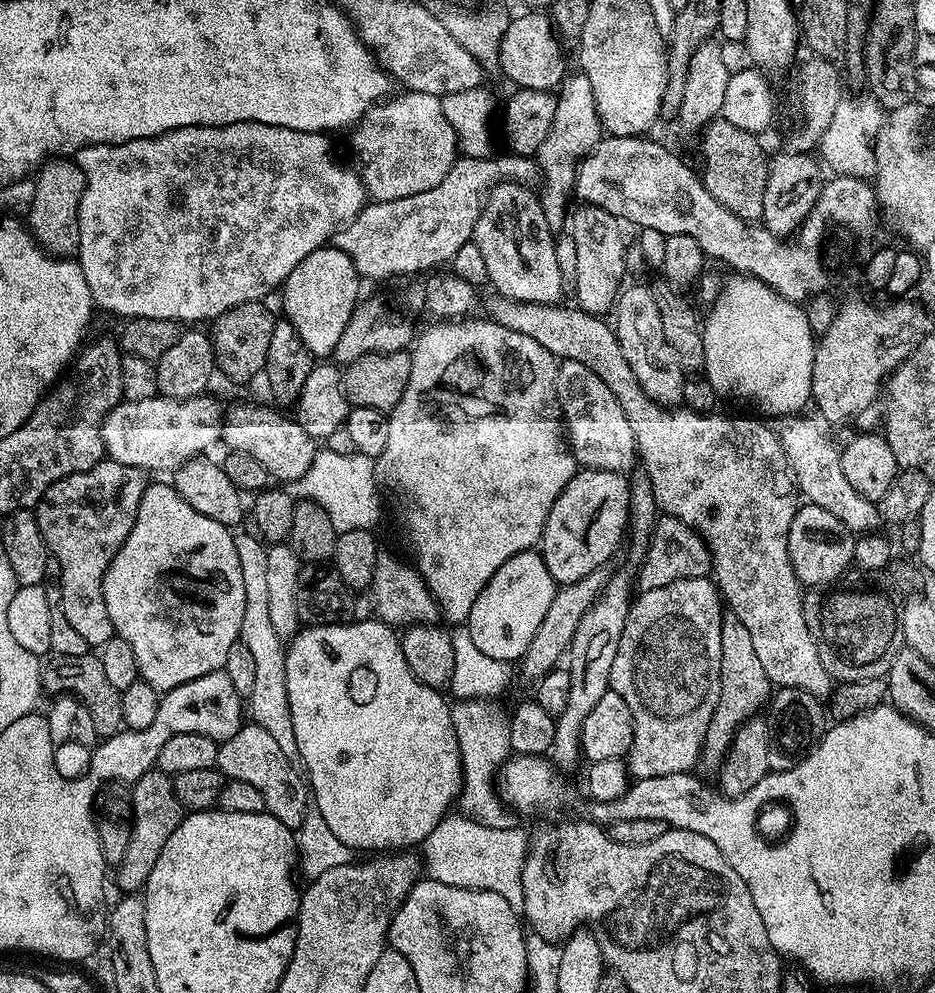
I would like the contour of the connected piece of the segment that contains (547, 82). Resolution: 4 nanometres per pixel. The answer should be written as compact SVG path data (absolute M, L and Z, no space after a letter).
M528 12L511 17L502 36L502 45L499 46L499 71L502 70L515 87L536 89L539 92L553 91L559 87L566 72L560 64L558 42L559 37L547 13Z

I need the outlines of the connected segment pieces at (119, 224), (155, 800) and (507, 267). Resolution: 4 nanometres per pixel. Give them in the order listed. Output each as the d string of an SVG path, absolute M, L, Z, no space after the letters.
M238 122L237 124L227 124L221 128L176 128L172 132L163 132L161 136L128 140L125 144L91 144L80 152L75 153L76 165L79 166L84 175L84 193L80 199L80 209L78 210L78 222L80 223L78 263L82 274L86 274L86 286L90 286L90 294L95 307L97 309L105 308L106 311L120 316L119 318L137 316L138 318L166 318L177 322L185 322L184 320L205 320L205 322L211 322L234 306L260 302L265 299L263 296L270 295L272 291L275 293L283 285L284 280L290 274L290 270L294 270L294 266L298 266L298 262L302 262L302 258L306 258L306 254L325 247L335 237L338 229L344 227L345 224L349 224L363 210L366 203L363 179L357 173L355 176L346 165L339 164L336 161L336 156L332 153L332 144L328 139L329 137L323 132L299 132L298 130L290 130L282 126L270 126L269 124L259 124L258 122Z
M153 770L135 777L130 793L132 801L132 833L130 846L126 846L126 858L115 869L116 884L124 894L136 894L143 889L150 878L150 870L154 870L154 862L158 862L158 854L162 854L162 846L166 846L170 834L178 830L186 813L184 807L172 789L172 777L166 772Z
M505 182L492 187L492 192L484 202L484 209L476 223L474 242L478 250L482 250L482 259L486 261L488 284L499 295L511 300L521 300L527 304L555 305L560 291L566 287L566 281L558 268L558 258L555 257L556 241L553 229L548 227L546 214L540 205L539 195L531 187L523 184Z

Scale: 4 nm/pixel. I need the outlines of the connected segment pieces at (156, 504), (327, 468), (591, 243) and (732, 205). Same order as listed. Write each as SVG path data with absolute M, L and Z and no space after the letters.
M149 483L148 489L142 494L142 502L138 506L138 518L118 554L114 554L110 566L107 568L106 578L103 580L103 596L106 598L106 606L110 613L111 624L118 636L125 638L134 649L134 656L138 660L138 668L141 679L144 679L160 693L166 693L174 686L184 685L186 682L200 678L203 674L221 671L229 657L230 650L240 640L242 630L242 616L245 613L245 587L242 580L241 563L238 560L238 551L235 550L235 538L233 533L222 522L214 522L214 518L206 518L206 514L198 514L190 502L176 493L171 483Z
M327 448L317 451L314 462L302 478L293 481L288 491L295 499L312 500L329 515L339 534L346 530L366 529L376 526L380 516L378 500L374 493L366 492L373 488L375 461L373 457L356 453L354 455L336 454Z
M582 206L571 215L568 233L574 240L576 249L576 273L573 285L576 286L577 307L592 315L605 315L613 309L625 279L626 239L622 236L622 224L616 216L591 206Z
M717 118L702 130L700 140L700 160L704 163L702 179L706 190L738 218L749 222L762 217L762 194L766 190L769 157L764 156L764 148L759 144L757 133L738 130L726 119Z

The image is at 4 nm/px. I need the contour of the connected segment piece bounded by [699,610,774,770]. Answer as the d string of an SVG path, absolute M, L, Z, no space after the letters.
M731 610L725 611L722 618L722 670L718 706L714 706L714 718L710 718L710 726L706 730L700 751L701 765L705 764L712 770L719 769L724 763L724 755L728 753L734 734L759 713L756 711L760 707L761 711L769 703L773 688L766 670L762 670L762 662L758 662L758 654L754 654L754 641L750 639L746 626Z

